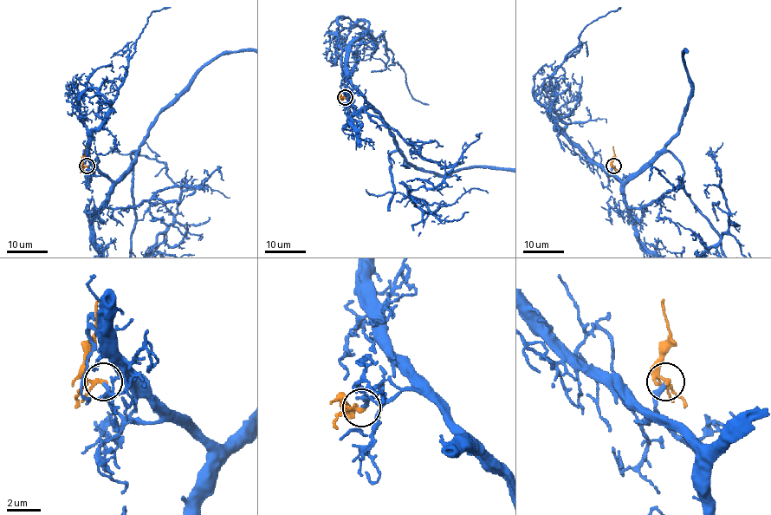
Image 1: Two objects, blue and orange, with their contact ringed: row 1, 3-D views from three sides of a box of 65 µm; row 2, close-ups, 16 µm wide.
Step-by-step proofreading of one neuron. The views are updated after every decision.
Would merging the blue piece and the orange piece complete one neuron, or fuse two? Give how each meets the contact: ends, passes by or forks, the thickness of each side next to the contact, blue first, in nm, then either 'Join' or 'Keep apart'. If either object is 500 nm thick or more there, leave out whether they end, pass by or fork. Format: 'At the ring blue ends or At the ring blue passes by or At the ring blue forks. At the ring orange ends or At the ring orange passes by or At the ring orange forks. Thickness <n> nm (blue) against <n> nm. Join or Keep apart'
At the ring blue passes by. At the ring orange forks. Thickness 200 nm (blue) against 160 nm. Join

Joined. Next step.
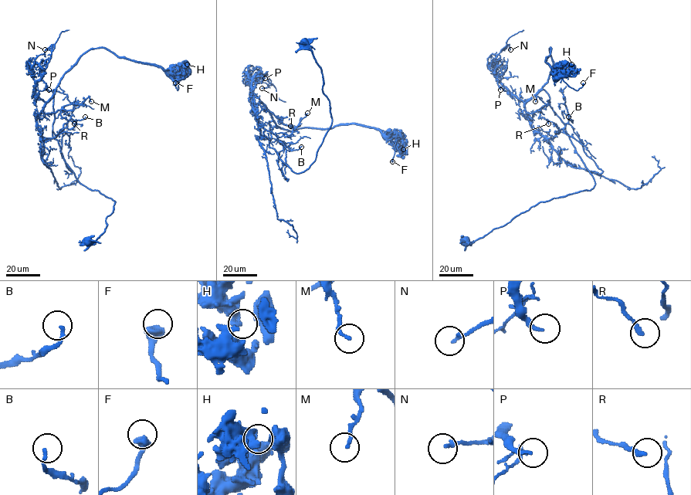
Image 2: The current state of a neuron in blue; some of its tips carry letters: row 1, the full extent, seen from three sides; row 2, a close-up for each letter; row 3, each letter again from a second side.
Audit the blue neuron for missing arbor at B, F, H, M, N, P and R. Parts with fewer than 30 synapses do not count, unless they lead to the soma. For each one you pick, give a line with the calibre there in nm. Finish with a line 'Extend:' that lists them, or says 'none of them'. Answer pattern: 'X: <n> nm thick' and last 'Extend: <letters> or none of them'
Extend: none of them

